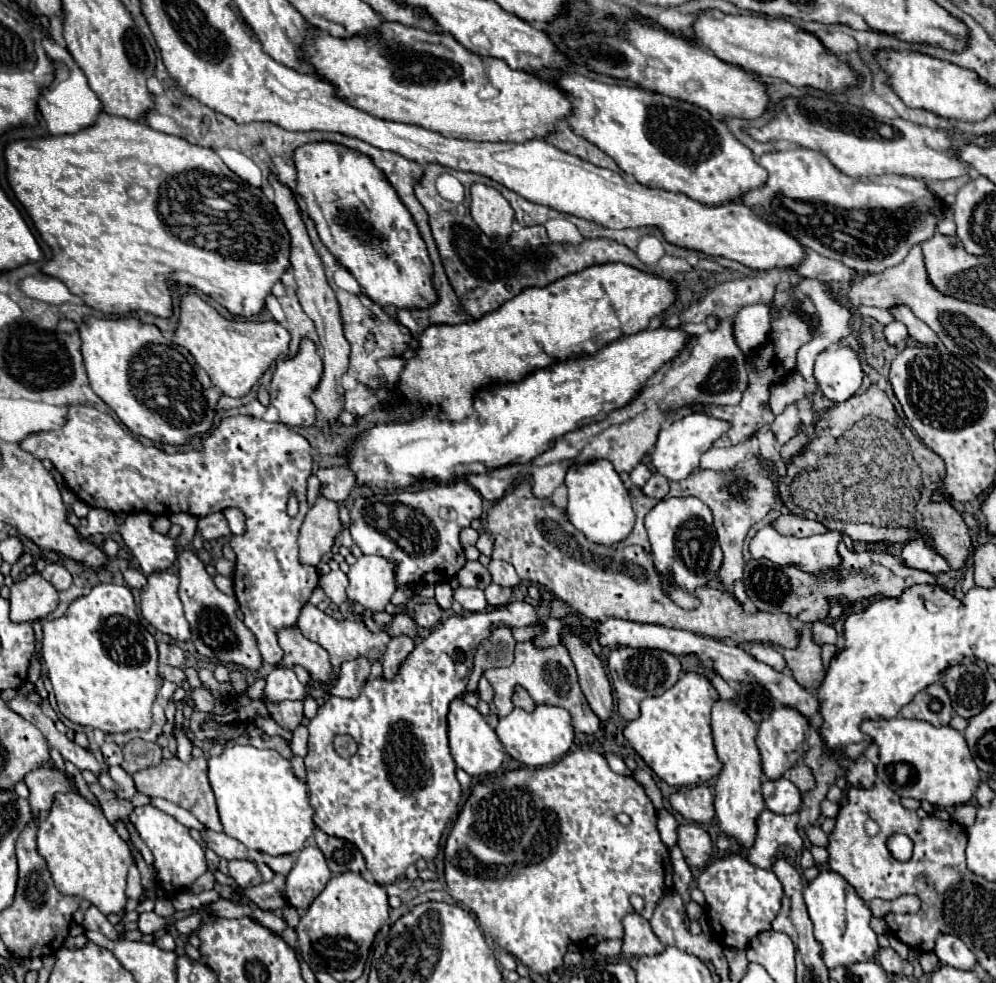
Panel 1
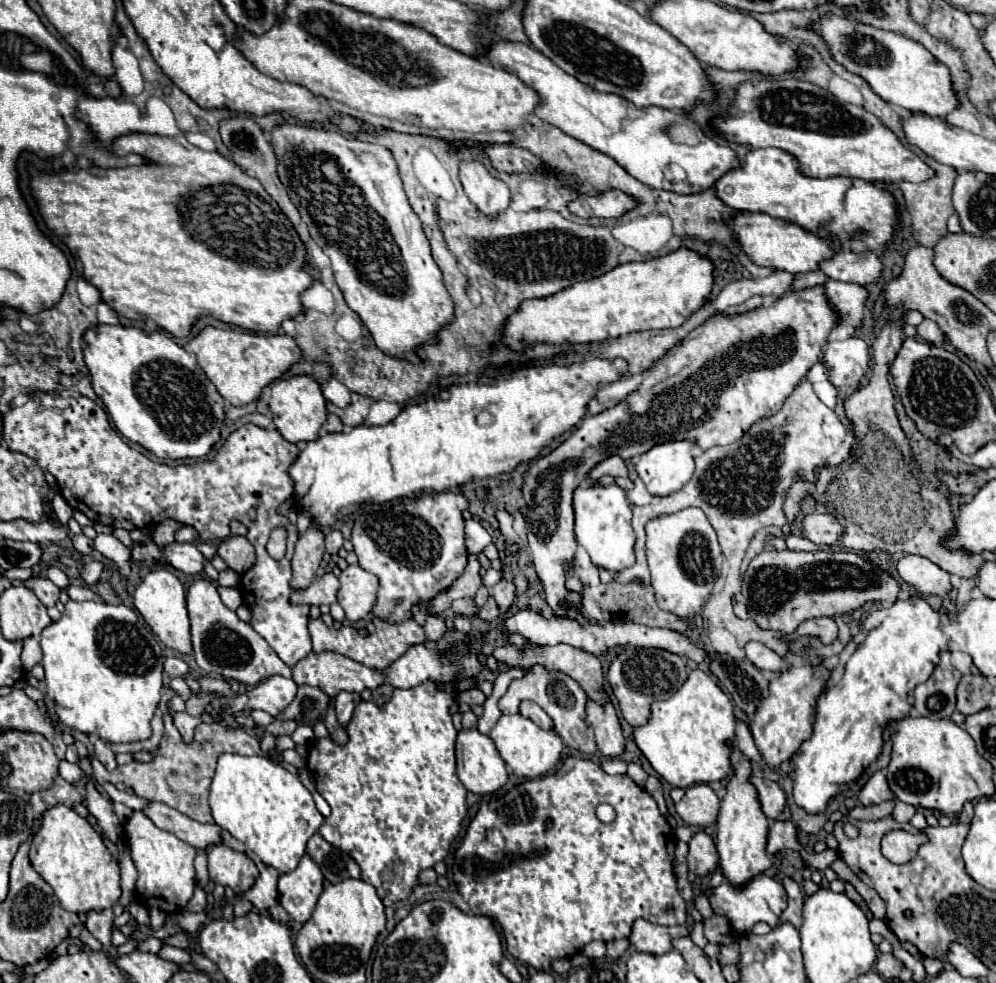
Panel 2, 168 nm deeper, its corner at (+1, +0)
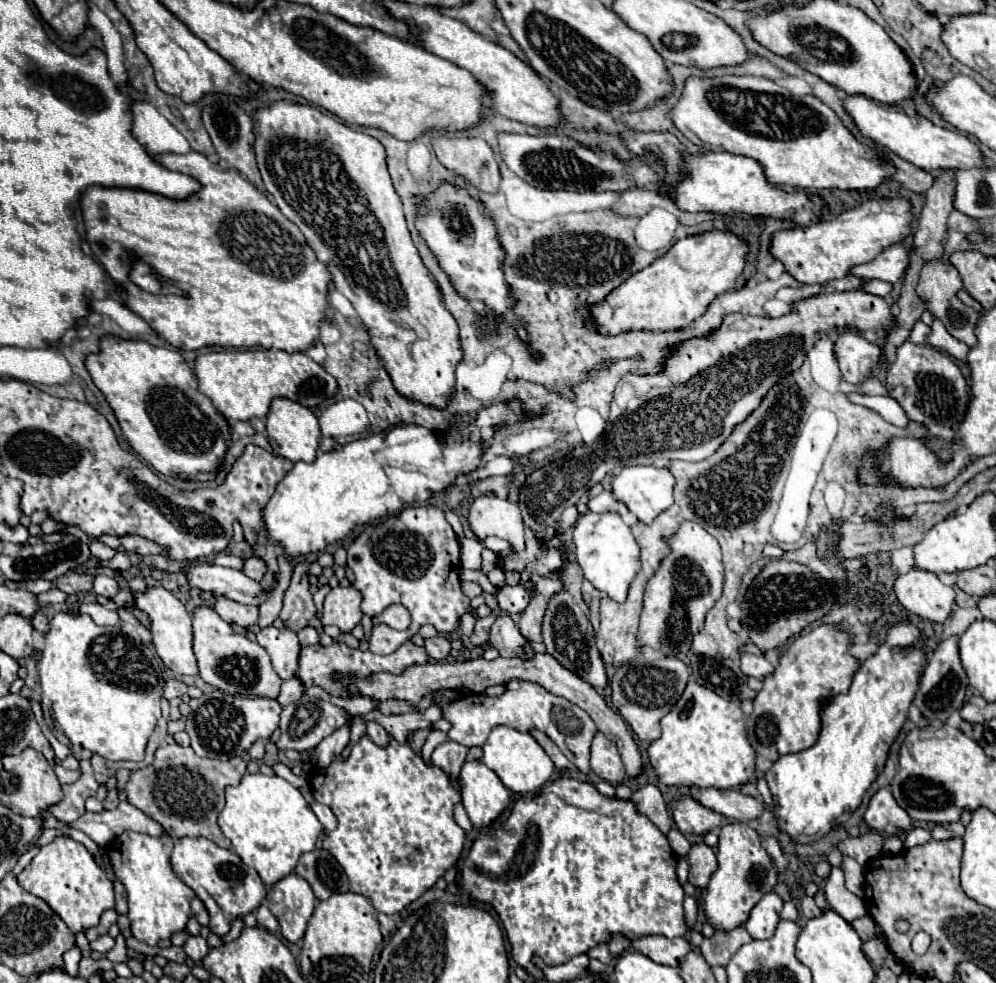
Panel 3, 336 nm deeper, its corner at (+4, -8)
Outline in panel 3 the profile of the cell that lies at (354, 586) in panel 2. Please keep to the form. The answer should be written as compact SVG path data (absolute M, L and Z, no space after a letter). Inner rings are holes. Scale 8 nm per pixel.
M337 586L325 596L321 624L333 624L341 632L351 632L361 622L361 594L353 586Z

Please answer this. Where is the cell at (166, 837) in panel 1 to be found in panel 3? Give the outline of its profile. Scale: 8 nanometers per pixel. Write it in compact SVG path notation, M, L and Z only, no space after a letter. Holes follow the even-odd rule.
M123 832L115 840L115 854L109 854L111 868L127 892L131 934L149 946L157 946L159 940L171 938L175 932L183 932L191 918L189 904L195 898L195 892L173 874L169 864L171 850L173 840L167 834L149 836L141 832Z

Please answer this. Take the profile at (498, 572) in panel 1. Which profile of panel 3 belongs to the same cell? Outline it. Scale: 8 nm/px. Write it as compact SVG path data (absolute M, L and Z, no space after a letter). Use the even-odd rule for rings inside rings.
M507 614L497 616L495 624L491 626L489 644L503 658L525 658L527 660L527 658L533 658L533 654L535 654L529 640L525 640L521 636L519 628L515 626L515 622Z

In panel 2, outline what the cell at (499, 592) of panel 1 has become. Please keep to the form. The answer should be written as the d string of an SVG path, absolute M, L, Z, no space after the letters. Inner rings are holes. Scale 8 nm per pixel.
M490 596L488 598L488 602L480 608L480 612L478 612L478 616L482 618L482 620L494 620L494 618L498 618L500 616L500 608L498 608L498 604L496 604L496 600L494 600L494 596Z

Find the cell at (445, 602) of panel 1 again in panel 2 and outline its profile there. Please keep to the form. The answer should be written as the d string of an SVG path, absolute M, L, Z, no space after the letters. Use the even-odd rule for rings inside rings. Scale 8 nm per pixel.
M462 598L462 600L454 600L450 608L452 608L454 614L466 614L466 616L474 616L474 614L478 614L478 610L476 610L472 598L466 598L466 600L464 600L464 598Z

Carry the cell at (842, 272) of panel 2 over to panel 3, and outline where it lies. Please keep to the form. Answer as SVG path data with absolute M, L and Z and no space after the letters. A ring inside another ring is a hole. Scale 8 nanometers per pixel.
M903 244L891 246L885 252L881 252L873 262L855 266L851 270L851 274L859 276L859 278L865 278L865 280L877 278L877 280L885 280L885 282L895 284L903 276L903 272L909 268L911 250L913 250L911 246L907 248Z

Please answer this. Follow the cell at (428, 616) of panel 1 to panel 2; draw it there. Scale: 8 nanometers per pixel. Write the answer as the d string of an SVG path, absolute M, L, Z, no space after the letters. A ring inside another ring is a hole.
M430 614L430 616L426 618L424 632L426 632L426 638L428 638L428 640L438 640L438 638L446 632L446 624L444 624L444 620L442 620L440 616Z

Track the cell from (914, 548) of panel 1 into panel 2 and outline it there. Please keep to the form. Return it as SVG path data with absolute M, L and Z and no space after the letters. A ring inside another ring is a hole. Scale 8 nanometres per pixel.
M906 554L898 560L896 568L902 580L916 586L920 594L946 594L952 590L950 574L928 558Z

